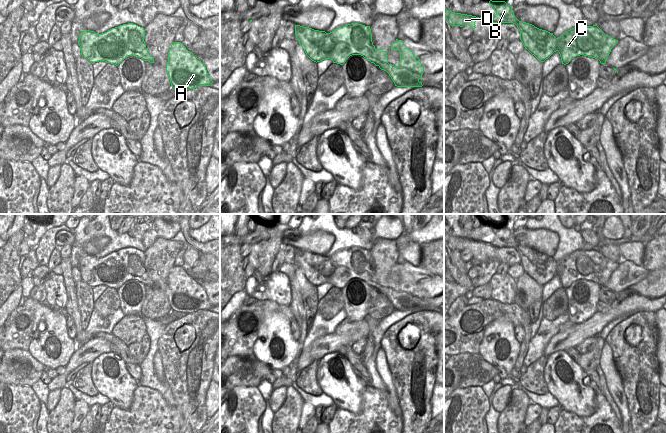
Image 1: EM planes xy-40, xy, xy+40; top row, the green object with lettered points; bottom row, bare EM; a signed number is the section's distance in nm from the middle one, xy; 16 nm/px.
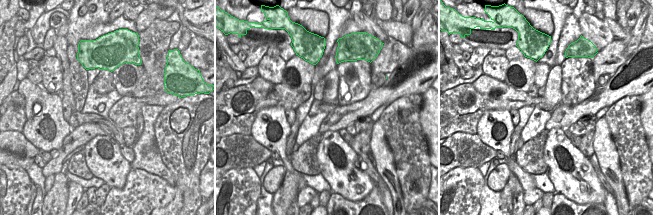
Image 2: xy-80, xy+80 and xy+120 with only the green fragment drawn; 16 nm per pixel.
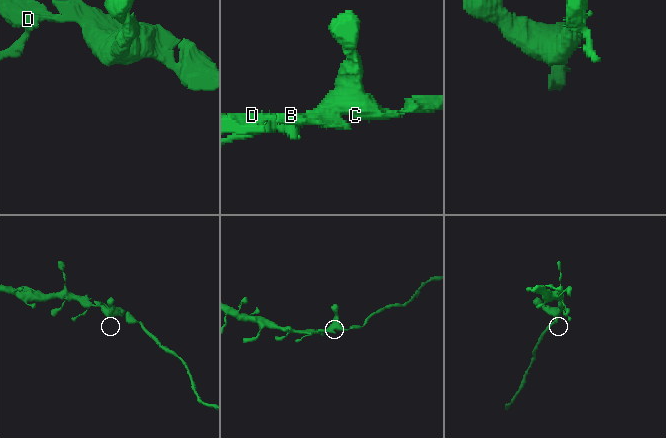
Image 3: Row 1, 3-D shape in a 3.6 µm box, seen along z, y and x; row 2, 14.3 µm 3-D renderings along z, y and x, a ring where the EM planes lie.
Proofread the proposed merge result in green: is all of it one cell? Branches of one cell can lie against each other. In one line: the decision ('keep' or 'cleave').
cleave

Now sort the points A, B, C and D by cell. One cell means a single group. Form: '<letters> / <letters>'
A / B C D

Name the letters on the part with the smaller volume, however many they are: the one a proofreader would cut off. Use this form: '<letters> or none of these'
A

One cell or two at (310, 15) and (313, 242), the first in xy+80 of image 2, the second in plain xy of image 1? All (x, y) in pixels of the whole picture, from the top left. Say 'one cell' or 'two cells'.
one cell

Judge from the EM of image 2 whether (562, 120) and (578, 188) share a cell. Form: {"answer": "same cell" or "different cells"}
{"answer": "different cells"}

